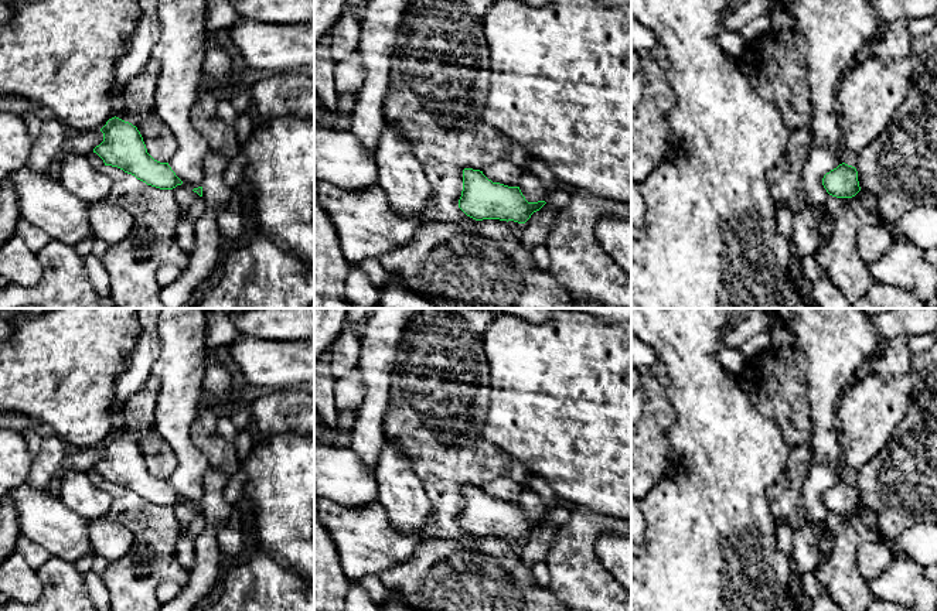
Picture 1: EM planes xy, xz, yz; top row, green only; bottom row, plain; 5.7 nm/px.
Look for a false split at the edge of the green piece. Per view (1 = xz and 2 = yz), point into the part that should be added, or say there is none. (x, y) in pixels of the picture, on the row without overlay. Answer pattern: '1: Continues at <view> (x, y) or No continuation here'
1: No continuation here
2: No continuation here

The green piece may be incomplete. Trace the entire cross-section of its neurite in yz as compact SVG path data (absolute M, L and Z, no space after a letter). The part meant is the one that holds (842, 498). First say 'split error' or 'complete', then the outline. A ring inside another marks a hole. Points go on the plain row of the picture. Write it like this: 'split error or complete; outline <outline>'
complete; outline M845 479L827 489L822 502L837 515L852 515L861 508L856 485Z

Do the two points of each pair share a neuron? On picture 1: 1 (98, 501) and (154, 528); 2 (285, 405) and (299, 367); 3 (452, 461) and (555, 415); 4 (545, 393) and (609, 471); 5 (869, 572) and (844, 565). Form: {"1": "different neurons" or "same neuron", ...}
{"1": "different neurons", "2": "different neurons", "3": "different neurons", "4": "same neuron", "5": "different neurons"}

